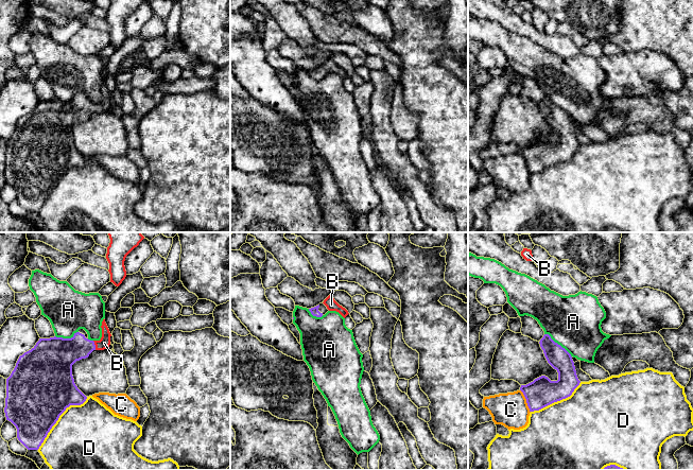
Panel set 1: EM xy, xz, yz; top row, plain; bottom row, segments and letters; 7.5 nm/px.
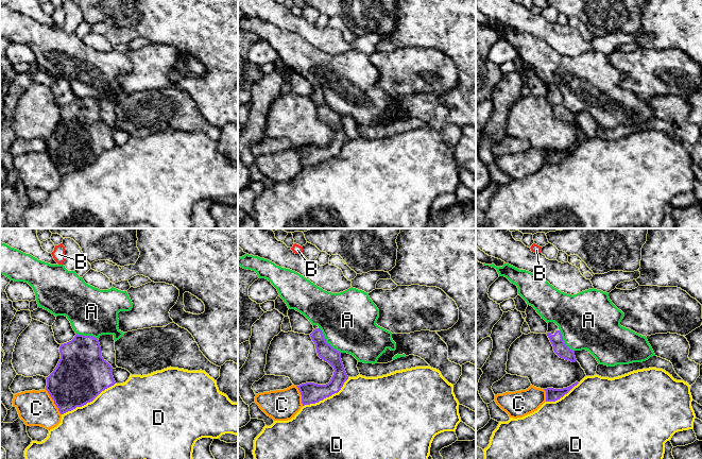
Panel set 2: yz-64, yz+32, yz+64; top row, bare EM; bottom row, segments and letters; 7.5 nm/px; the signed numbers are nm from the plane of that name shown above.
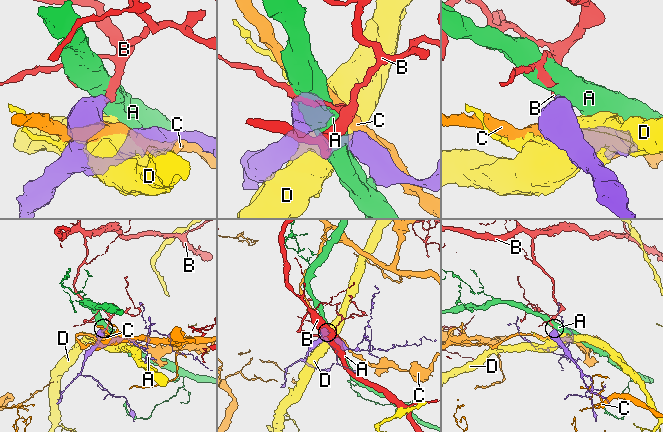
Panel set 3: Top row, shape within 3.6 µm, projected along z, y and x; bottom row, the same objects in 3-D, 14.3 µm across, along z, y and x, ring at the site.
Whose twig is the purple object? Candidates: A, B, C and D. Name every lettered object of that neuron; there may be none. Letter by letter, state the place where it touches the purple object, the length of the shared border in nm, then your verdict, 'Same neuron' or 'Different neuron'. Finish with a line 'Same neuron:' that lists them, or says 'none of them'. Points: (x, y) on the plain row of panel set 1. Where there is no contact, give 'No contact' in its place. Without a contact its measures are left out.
A: Touches purple at yz (557, 106). Shared border 280 nm. Different neuron
B: Touches purple at xy (94, 107). Shared border 80 nm. Same neuron
C: Touches purple at yz (526, 163). Shared border 190 nm. Different neuron
D: Touches purple at xy (58, 179). Shared border 550 nm. Different neuron
Same neuron: B

